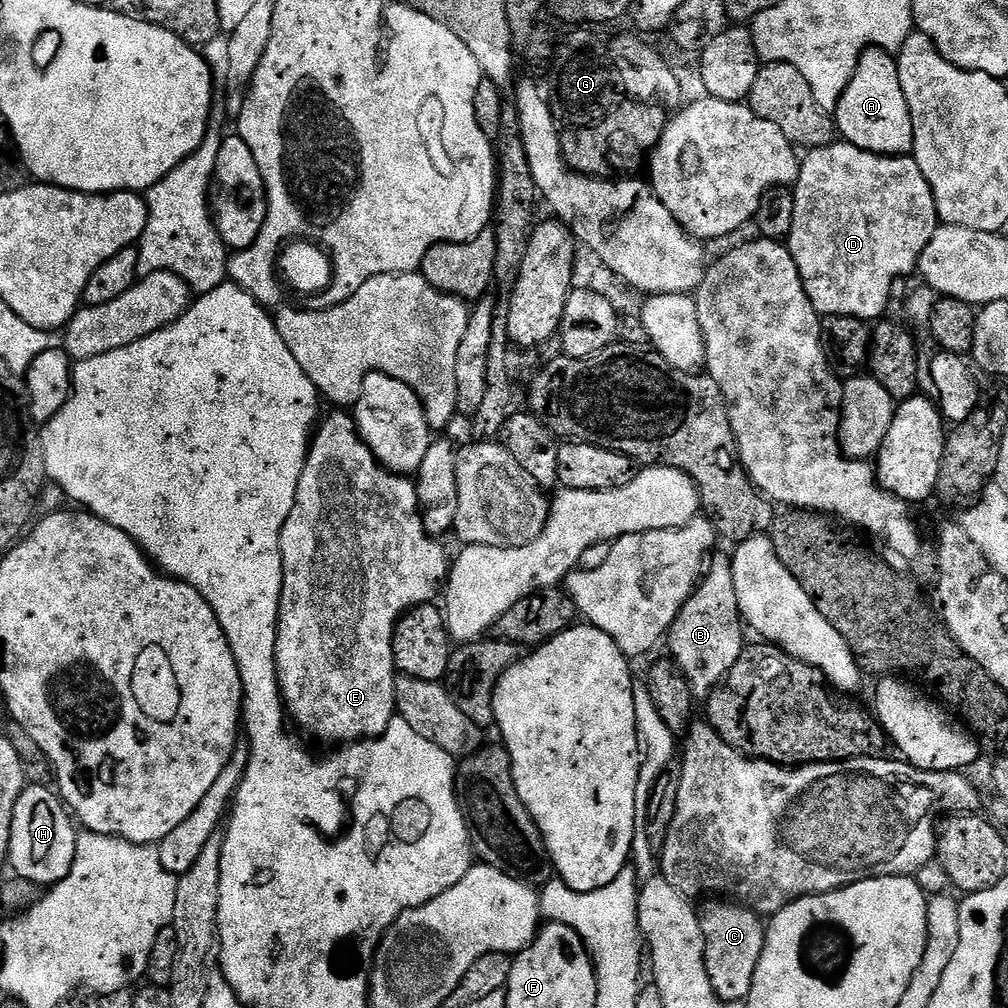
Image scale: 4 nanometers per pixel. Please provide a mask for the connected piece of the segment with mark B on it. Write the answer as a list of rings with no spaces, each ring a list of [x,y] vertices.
[[[727,555],[715,556],[711,557],[712,565],[710,560],[706,575],[697,583],[692,597],[686,601],[668,627],[666,637],[666,645],[672,651],[671,659],[688,679],[692,695],[696,698],[711,696],[712,690],[728,677],[730,670],[734,670],[734,662],[738,662],[746,646],[746,628],[738,606],[738,590],[734,590],[732,561]]]

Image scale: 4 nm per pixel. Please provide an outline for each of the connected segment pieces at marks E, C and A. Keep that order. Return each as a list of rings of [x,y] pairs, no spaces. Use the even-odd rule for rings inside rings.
[[[371,372],[362,382],[360,397],[357,398],[356,424],[347,416],[347,411],[332,410],[328,417],[319,421],[314,435],[308,445],[308,457],[302,470],[302,478],[298,478],[298,490],[294,498],[294,510],[290,510],[290,518],[280,531],[280,553],[282,554],[282,594],[280,595],[280,623],[276,626],[276,676],[280,680],[280,694],[284,697],[284,706],[289,717],[292,716],[316,740],[325,740],[328,746],[343,746],[358,740],[372,740],[381,736],[388,729],[396,710],[396,678],[398,669],[394,658],[392,639],[396,633],[396,624],[401,616],[417,604],[435,601],[436,591],[441,591],[450,571],[450,556],[444,553],[441,541],[431,536],[426,530],[424,519],[420,516],[420,503],[416,493],[416,485],[404,476],[395,476],[392,472],[408,472],[414,474],[422,466],[422,458],[426,458],[426,450],[430,450],[434,439],[434,430],[426,422],[426,414],[422,402],[406,382],[398,382],[398,378],[390,378],[381,372]]]
[[[724,903],[728,904],[708,904],[699,909],[706,974],[710,974],[710,986],[714,986],[714,994],[718,994],[721,1002],[747,1001],[754,986],[754,970],[758,970],[762,958],[766,924],[757,913],[741,903]]]
[[[865,48],[858,66],[842,94],[834,113],[836,131],[847,143],[879,156],[906,156],[914,146],[914,122],[910,118],[910,106],[906,106],[906,94],[902,94],[902,82],[898,82],[896,56],[884,48]]]

